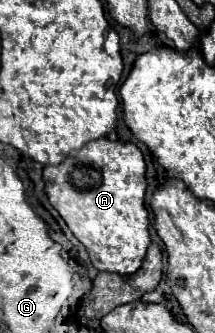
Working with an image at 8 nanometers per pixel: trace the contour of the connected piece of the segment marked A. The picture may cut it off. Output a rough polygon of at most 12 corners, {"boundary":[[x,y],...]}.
{"boundary":[[98,138],[44,168],[46,196],[100,272],[150,246],[146,164]]}

